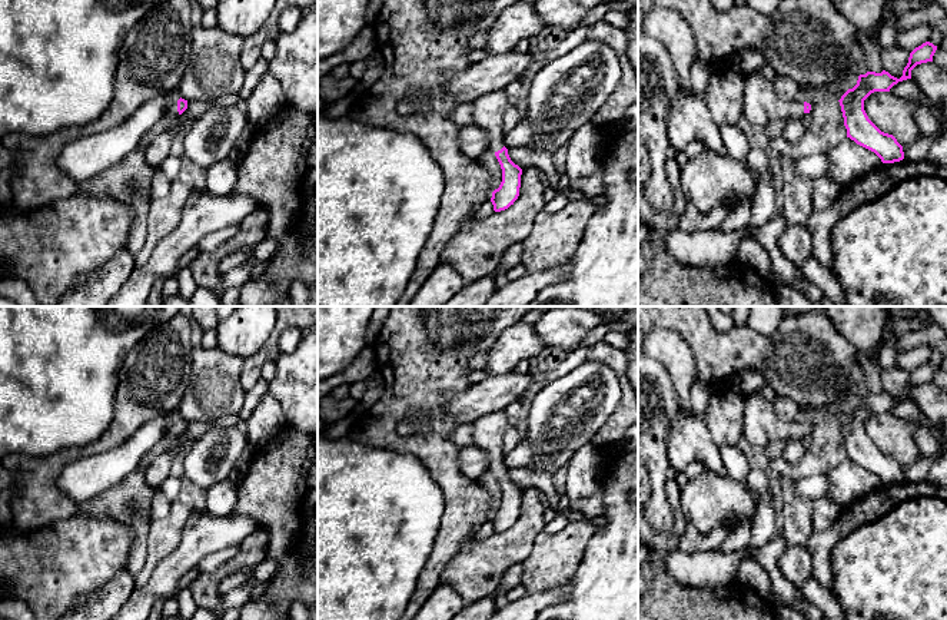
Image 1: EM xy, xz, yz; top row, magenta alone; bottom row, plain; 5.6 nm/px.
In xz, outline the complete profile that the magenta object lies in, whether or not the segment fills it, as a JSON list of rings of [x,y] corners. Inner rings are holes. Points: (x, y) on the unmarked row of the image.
[[[505,411],[486,414],[471,422],[474,427],[472,445],[484,450],[488,455],[489,471],[492,471],[502,490],[502,503],[492,513],[491,523],[495,533],[508,530],[519,517],[522,490],[515,485],[508,470],[502,465],[504,435],[509,428]]]

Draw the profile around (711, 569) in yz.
[[[675,550],[665,557],[667,570],[671,576],[694,588],[715,588],[737,580],[738,566],[747,560],[745,550],[720,553],[718,550],[688,554]]]

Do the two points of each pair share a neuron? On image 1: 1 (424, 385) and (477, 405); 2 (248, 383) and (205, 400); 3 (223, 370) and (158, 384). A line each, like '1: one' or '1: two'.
1: two
2: two
3: two

